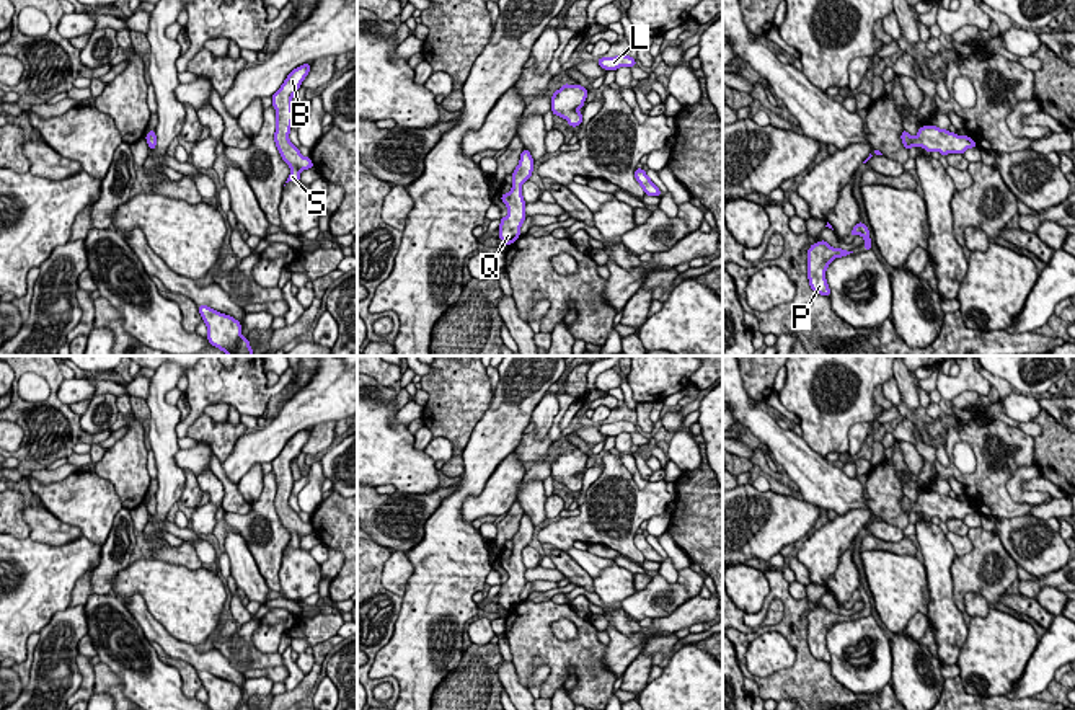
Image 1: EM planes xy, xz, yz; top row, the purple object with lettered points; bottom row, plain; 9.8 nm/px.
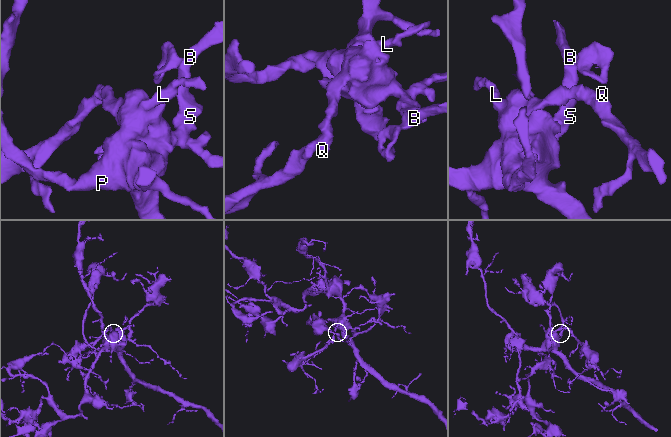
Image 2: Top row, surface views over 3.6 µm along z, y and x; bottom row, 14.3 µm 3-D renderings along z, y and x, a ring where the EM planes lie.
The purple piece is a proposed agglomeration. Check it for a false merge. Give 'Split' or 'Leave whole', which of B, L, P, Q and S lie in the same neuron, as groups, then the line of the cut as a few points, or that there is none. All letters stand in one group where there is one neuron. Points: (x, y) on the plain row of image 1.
Leave whole. Groups: B L P Q S. No split

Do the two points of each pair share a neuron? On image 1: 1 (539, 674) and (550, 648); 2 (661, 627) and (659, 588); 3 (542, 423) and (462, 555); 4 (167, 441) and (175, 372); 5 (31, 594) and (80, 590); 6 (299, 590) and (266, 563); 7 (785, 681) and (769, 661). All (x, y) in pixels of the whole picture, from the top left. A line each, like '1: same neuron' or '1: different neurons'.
1: different neurons
2: different neurons
3: different neurons
4: same neuron
5: different neurons
6: different neurons
7: different neurons

